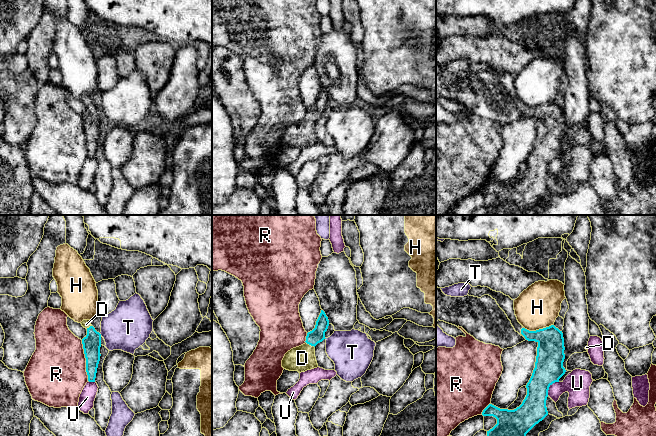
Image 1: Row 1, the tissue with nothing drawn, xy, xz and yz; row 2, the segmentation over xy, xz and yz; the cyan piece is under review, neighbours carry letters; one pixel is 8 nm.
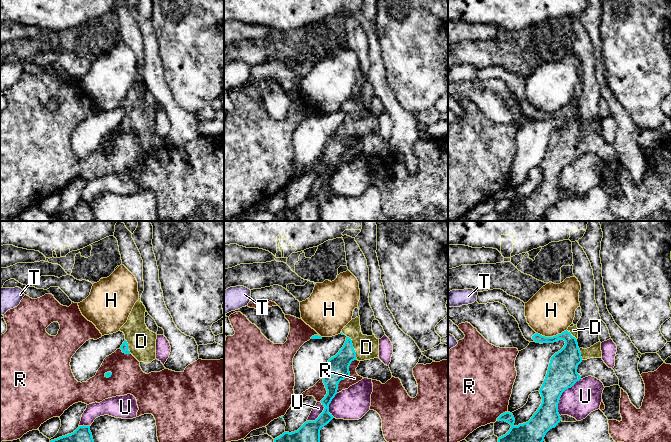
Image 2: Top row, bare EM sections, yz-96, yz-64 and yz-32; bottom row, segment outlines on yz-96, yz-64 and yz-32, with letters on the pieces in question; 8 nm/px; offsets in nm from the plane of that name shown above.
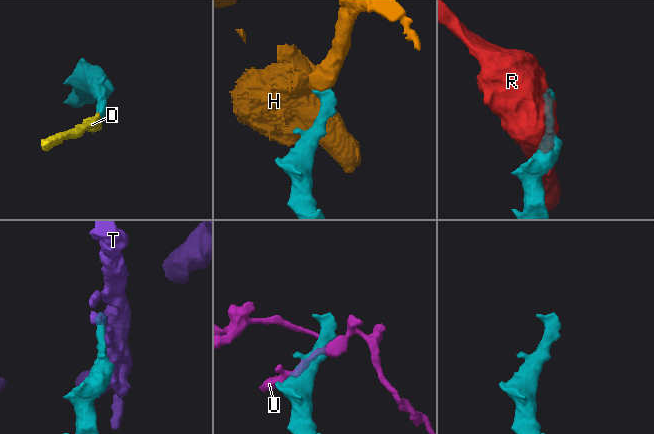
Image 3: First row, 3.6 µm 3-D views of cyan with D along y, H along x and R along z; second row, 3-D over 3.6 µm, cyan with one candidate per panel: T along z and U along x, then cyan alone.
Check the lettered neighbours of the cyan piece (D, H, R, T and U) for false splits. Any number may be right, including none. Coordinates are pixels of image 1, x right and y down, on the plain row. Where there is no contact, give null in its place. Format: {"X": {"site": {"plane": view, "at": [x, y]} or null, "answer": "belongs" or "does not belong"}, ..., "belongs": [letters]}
{"D": {"site": {"plane": "xz", "at": [310, 120]}, "answer": "belongs"}, "H": {"site": {"plane": "yz", "at": [539, 105]}, "answer": "does not belong"}, "R": {"site": {"plane": "xy", "at": [86, 136]}, "answer": "does not belong"}, "T": {"site": {"plane": "xy", "at": [100, 110]}, "answer": "does not belong"}, "U": {"site": {"plane": "yz", "at": [549, 162]}, "answer": "does not belong"}, "belongs": ["D"]}

